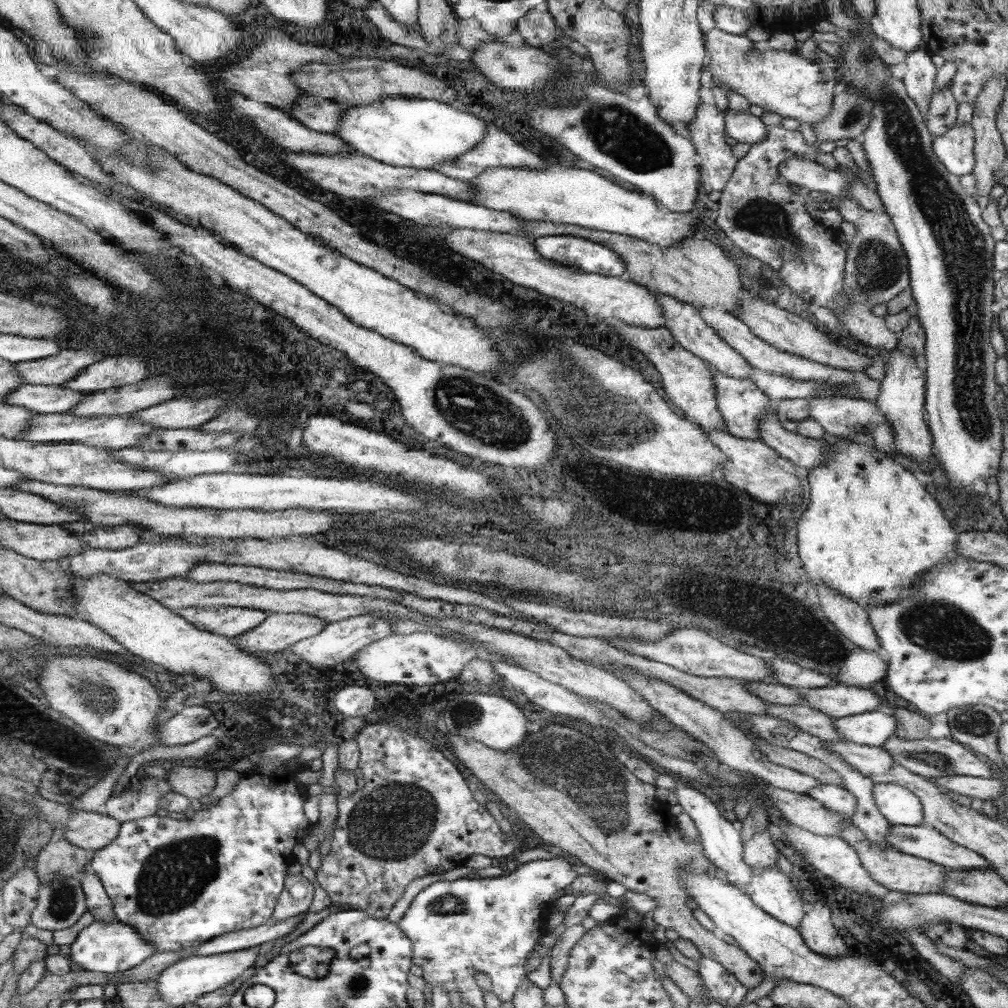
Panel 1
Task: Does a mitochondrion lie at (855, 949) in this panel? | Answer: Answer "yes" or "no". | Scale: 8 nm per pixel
no

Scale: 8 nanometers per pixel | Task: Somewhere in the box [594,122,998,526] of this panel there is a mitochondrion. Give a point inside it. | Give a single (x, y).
(878, 267)

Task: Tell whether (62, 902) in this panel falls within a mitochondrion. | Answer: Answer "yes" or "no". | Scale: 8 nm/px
yes

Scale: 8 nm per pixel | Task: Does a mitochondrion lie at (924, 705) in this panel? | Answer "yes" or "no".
no

